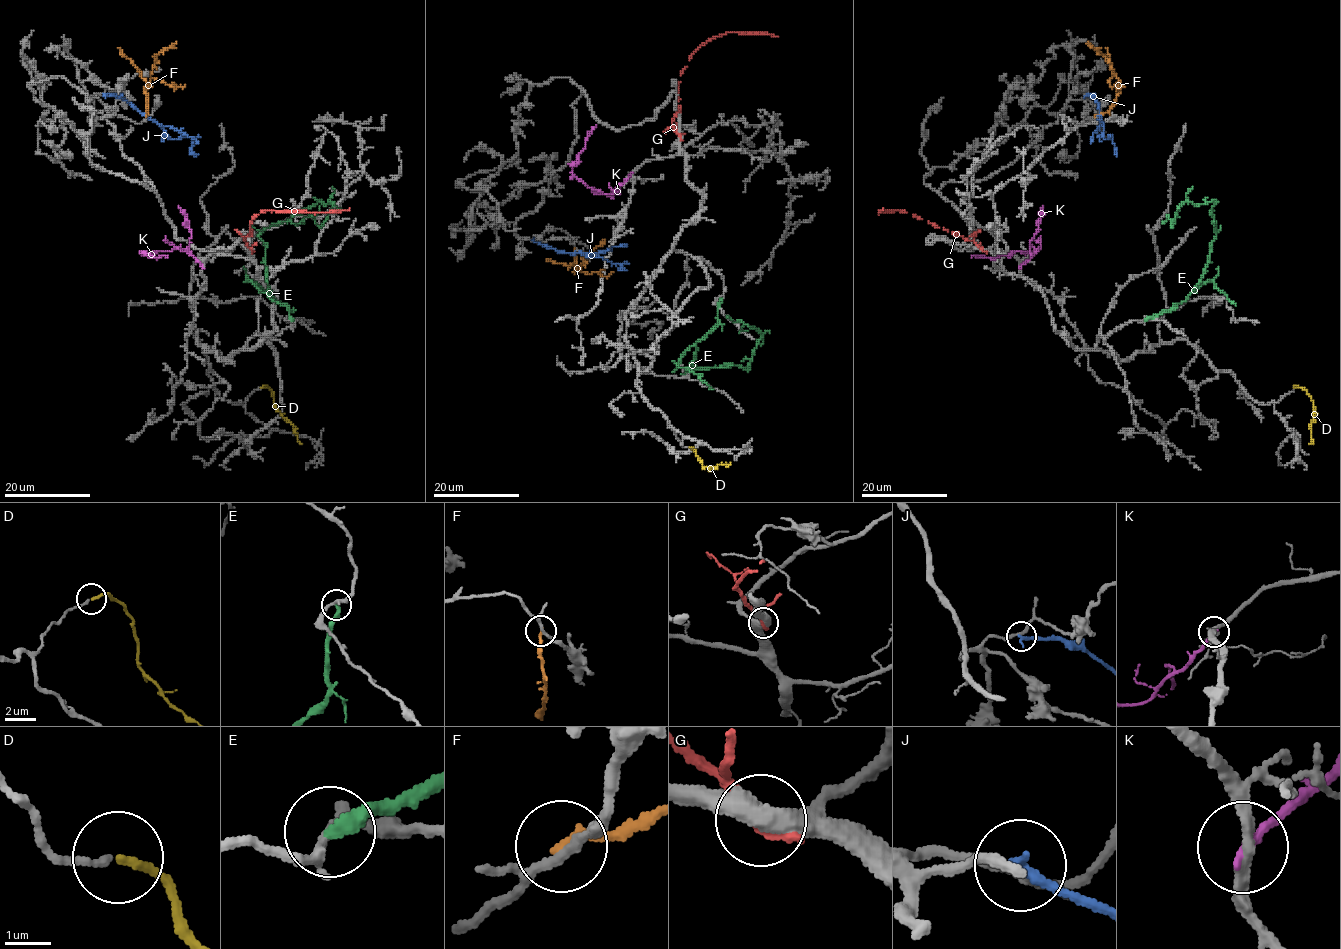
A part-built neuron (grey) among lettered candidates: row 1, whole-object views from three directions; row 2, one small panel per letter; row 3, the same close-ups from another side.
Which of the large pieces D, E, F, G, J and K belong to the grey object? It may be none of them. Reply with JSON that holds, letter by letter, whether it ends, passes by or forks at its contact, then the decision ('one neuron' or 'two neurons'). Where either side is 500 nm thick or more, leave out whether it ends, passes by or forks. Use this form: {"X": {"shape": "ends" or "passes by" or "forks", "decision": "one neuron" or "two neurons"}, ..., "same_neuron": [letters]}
{"D": {"shape": "ends", "decision": "one neuron"}, "E": {"shape": "ends", "decision": "two neurons"}, "F": {"shape": "ends", "decision": "two neurons"}, "G": {"decision": "two neurons"}, "J": {"shape": "ends", "decision": "two neurons"}, "K": {"shape": "ends", "decision": "two neurons"}, "same_neuron": ["D"]}

